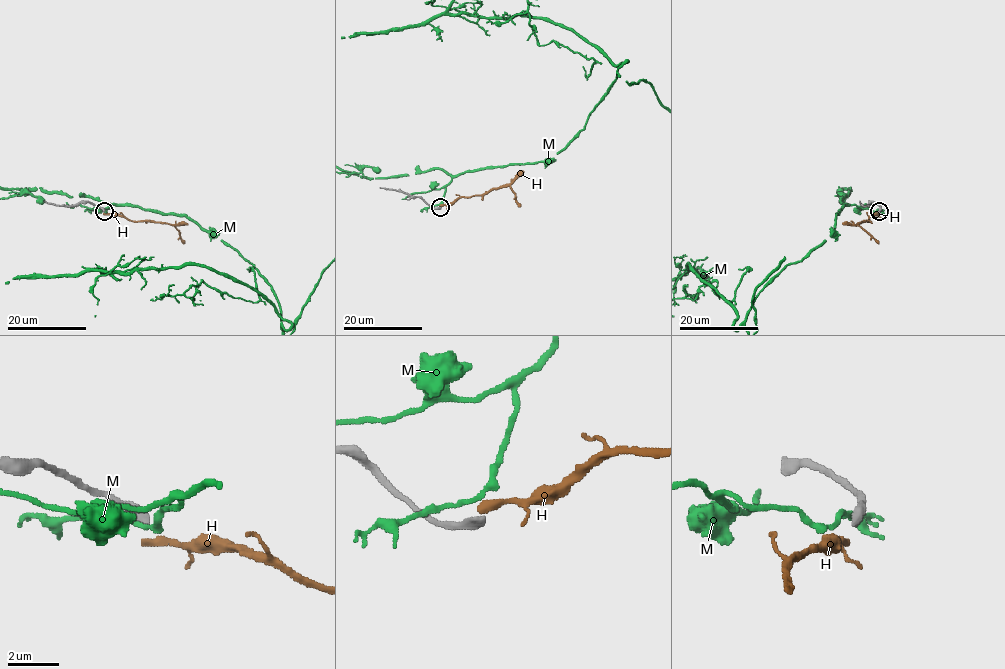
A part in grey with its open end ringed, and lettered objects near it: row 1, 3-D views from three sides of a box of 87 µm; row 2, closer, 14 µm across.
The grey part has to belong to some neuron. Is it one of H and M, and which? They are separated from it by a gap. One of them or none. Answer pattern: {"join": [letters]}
{"join": []}

